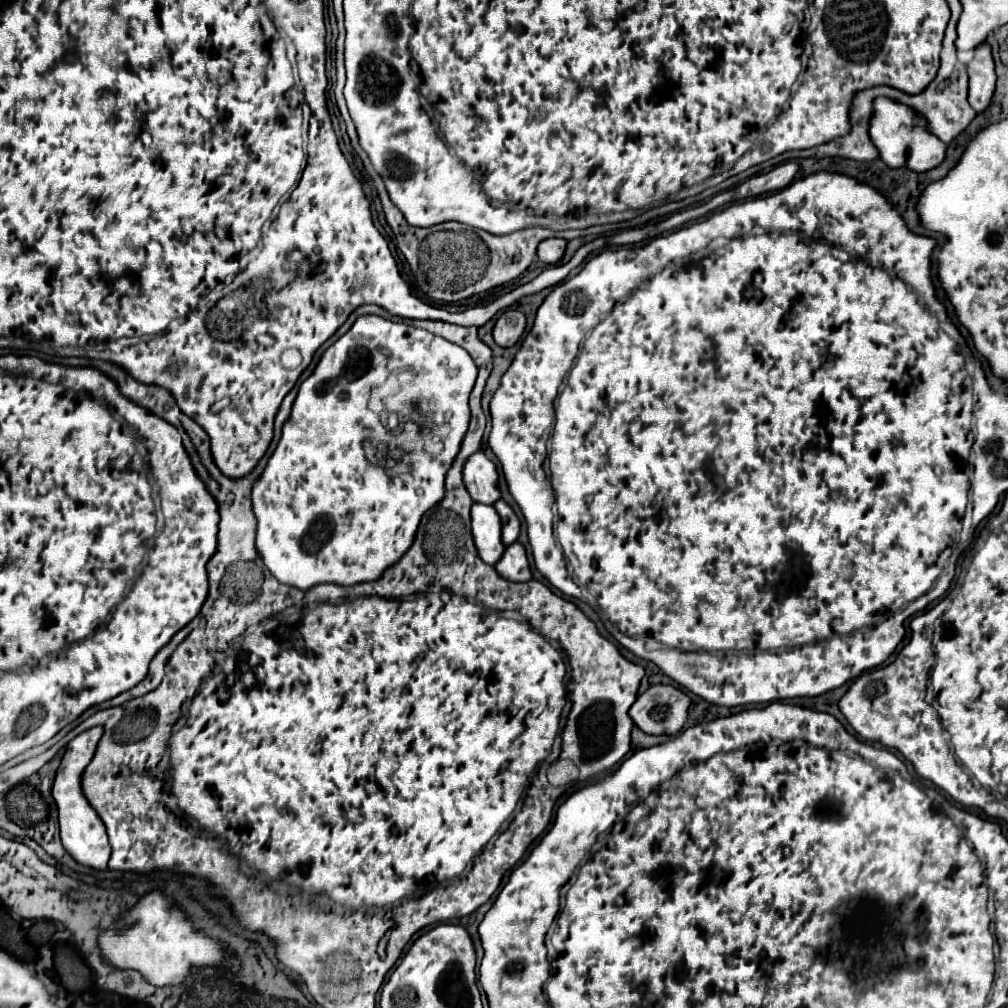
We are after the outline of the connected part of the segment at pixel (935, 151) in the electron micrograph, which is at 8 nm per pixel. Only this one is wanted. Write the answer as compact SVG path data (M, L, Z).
M888 97L874 99L874 117L870 119L870 139L874 141L880 153L880 159L886 161L886 165L890 167L906 165L916 173L934 169L938 163L942 163L946 155L946 143L938 141L926 129L926 121L922 121L922 117L918 117L918 113L914 113L912 109L906 109L904 105Z

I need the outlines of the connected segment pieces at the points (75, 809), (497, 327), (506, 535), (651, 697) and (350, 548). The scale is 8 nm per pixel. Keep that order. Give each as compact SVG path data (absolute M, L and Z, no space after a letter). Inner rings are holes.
M92 727L92 729L82 731L78 737L74 737L68 743L68 749L64 753L60 767L58 767L54 789L52 789L52 795L54 795L56 805L58 805L60 837L62 837L64 849L74 857L76 863L80 863L84 867L92 867L96 871L104 871L108 867L110 843L108 843L108 835L106 835L106 827L104 827L102 819L98 817L98 813L94 813L94 809L90 807L90 803L82 795L80 779L82 779L86 765L94 757L94 751L96 751L100 737L102 737L102 727Z
M508 309L496 319L492 327L492 337L500 347L512 347L524 333L524 327L526 327L526 317L516 309Z
M498 499L498 501L494 503L494 509L498 511L498 515L500 515L500 519L502 519L502 543L504 543L504 545L514 543L514 541L518 539L518 535L520 535L520 521L518 521L516 513L514 513L512 507L510 507L506 501L502 501L502 499Z
M652 685L630 707L632 721L650 735L678 733L688 717L690 699L672 685Z
M378 315L358 317L350 331L324 351L314 373L306 381L302 381L298 397L292 405L290 419L284 423L282 439L274 455L270 457L262 477L252 489L252 505L258 519L256 549L278 581L304 591L318 583L354 585L374 581L384 573L384 569L394 565L408 551L422 515L438 505L444 497L446 471L450 469L452 459L456 457L468 429L468 395L474 387L476 375L478 369L462 347L434 337L424 329L392 323ZM438 365L446 367L446 373L450 375L450 383L454 387L450 389L454 391L454 397L444 397L446 405L452 405L452 411L438 415L432 421L430 431L424 433L422 443L418 443L414 451L400 457L400 463L408 465L410 469L402 475L388 475L382 465L368 461L364 449L364 441L368 439L366 417L378 417L368 409L370 391L376 385L384 383L386 377L398 369L412 369L414 373L420 373Z

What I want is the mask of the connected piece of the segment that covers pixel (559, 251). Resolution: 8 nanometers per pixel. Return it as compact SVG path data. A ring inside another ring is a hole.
M544 239L538 245L538 259L542 263L556 263L562 259L566 249L566 241L564 239Z

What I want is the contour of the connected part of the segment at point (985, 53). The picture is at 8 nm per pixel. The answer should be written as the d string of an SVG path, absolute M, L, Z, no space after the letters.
M984 41L974 49L974 57L966 63L970 85L968 85L968 103L976 113L982 113L994 95L996 85L996 73L994 73L994 61L990 53L990 45Z

